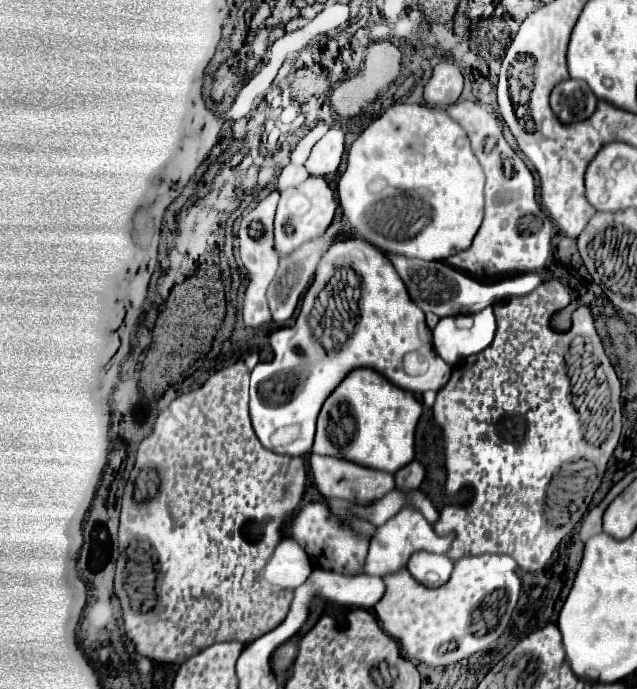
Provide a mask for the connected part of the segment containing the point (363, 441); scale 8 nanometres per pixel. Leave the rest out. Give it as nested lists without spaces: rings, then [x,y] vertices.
[[[358,367],[338,383],[322,405],[312,451],[396,473],[414,459],[414,433],[420,415],[422,405],[412,393],[396,387],[374,369]]]

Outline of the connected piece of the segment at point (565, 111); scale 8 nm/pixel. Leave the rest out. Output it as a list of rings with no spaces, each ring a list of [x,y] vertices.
[[[562,81],[550,97],[552,111],[562,123],[580,123],[594,115],[598,99],[584,81]]]

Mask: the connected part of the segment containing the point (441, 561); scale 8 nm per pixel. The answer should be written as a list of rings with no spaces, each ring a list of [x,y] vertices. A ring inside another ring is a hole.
[[[414,553],[408,563],[408,571],[426,587],[440,587],[450,579],[454,569],[454,563],[446,555],[434,555],[434,553]]]

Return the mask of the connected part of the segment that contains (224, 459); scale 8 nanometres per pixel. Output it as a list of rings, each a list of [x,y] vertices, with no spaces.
[[[234,363],[230,367],[224,367],[220,371],[216,371],[202,387],[198,387],[196,391],[188,391],[178,395],[156,419],[154,423],[154,431],[152,435],[148,435],[136,453],[136,463],[132,467],[130,479],[124,487],[124,495],[122,495],[122,513],[120,513],[120,531],[118,537],[122,541],[122,547],[126,547],[130,541],[146,541],[152,545],[154,553],[156,553],[156,605],[146,611],[146,613],[138,613],[128,609],[126,605],[122,607],[124,611],[124,631],[126,637],[134,643],[136,653],[140,653],[142,657],[148,657],[150,661],[156,663],[182,663],[184,659],[196,655],[198,651],[204,651],[206,647],[220,643],[220,641],[242,641],[242,645],[252,643],[254,639],[262,637],[262,633],[272,631],[274,627],[278,627],[286,613],[288,607],[292,603],[292,591],[282,591],[282,593],[272,593],[272,591],[260,591],[258,587],[258,575],[262,571],[262,567],[266,565],[266,561],[270,559],[270,555],[274,553],[274,547],[280,543],[282,539],[282,529],[288,521],[288,515],[298,507],[302,493],[304,493],[304,481],[306,481],[306,469],[304,469],[304,461],[302,457],[288,457],[288,455],[278,455],[274,451],[268,451],[258,437],[254,435],[252,423],[250,423],[250,413],[248,413],[248,369],[244,363]]]

